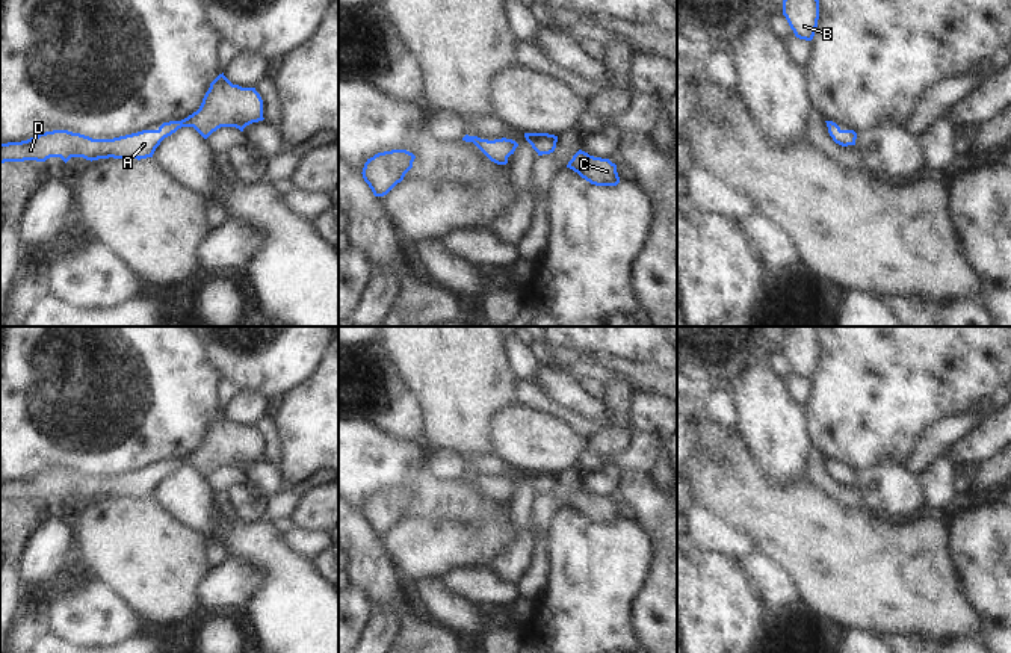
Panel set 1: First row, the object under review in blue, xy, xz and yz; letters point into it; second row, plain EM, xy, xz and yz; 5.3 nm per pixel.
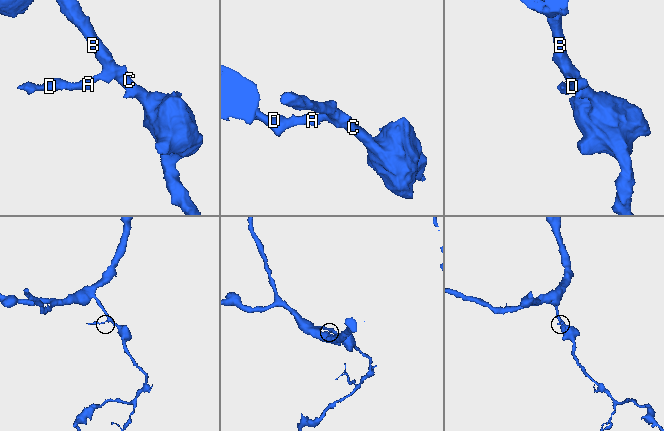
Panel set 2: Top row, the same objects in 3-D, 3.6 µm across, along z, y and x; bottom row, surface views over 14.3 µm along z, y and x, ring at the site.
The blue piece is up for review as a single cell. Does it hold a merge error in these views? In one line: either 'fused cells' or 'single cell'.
single cell

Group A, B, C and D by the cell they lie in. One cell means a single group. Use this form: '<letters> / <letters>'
A B C D

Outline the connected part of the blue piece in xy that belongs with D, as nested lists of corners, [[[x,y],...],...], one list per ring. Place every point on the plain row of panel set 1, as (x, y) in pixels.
[[[222,411],[210,422],[199,447],[181,460],[113,478],[92,478],[68,469],[45,470],[27,479],[0,482],[0,502],[45,500],[50,496],[60,496],[65,502],[71,496],[91,500],[109,496],[141,499],[153,496],[160,481],[181,466],[193,466],[207,478],[221,466],[243,470],[246,464],[263,458],[263,438],[255,426],[233,423]]]

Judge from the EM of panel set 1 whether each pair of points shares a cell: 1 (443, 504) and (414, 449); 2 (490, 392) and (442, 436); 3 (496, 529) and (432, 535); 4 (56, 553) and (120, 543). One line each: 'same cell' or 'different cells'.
1: same cell
2: same cell
3: same cell
4: different cells

